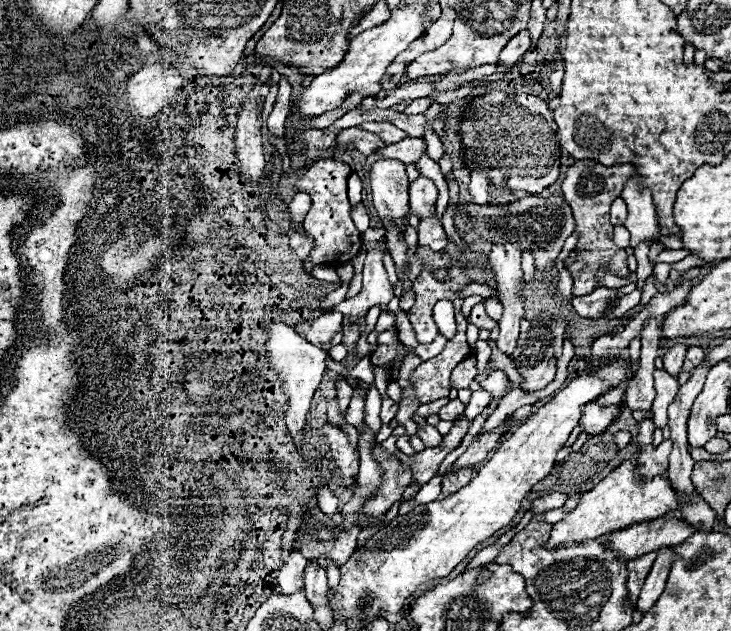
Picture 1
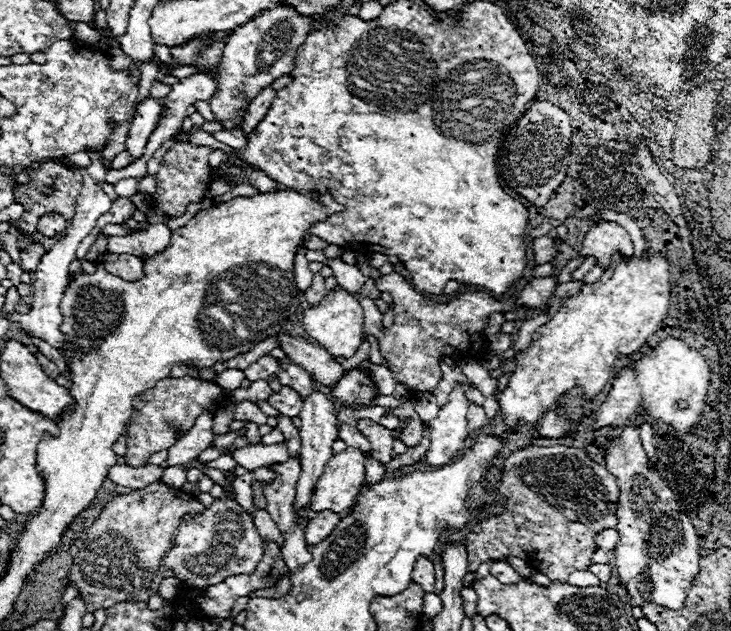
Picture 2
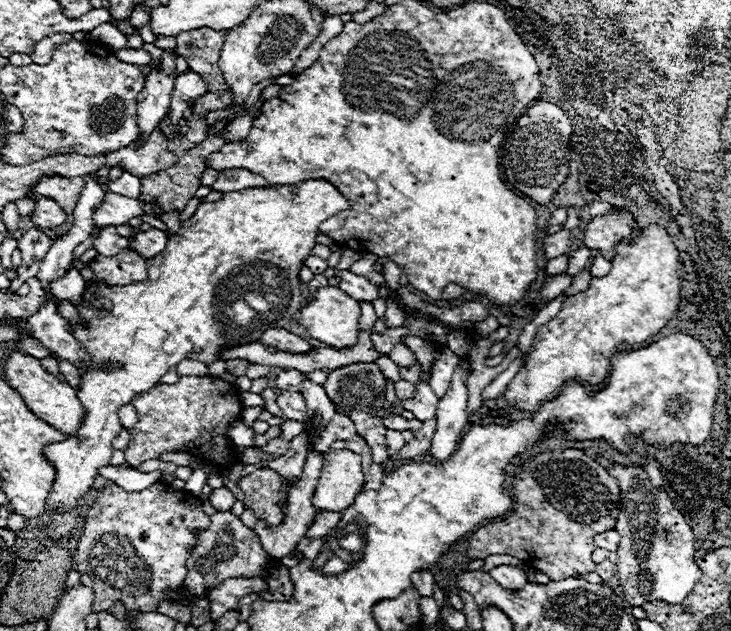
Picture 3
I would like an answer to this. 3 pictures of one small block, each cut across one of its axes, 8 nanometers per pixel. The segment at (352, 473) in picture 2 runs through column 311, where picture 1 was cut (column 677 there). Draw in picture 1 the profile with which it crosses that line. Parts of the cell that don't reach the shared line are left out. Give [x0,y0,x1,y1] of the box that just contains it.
[542,457,680,548]

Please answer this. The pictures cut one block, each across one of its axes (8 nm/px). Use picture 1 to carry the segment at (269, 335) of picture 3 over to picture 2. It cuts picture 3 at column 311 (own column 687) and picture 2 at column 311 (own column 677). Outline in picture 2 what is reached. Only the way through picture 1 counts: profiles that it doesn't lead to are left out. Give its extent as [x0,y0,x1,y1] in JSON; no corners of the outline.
[276,332,348,388]

